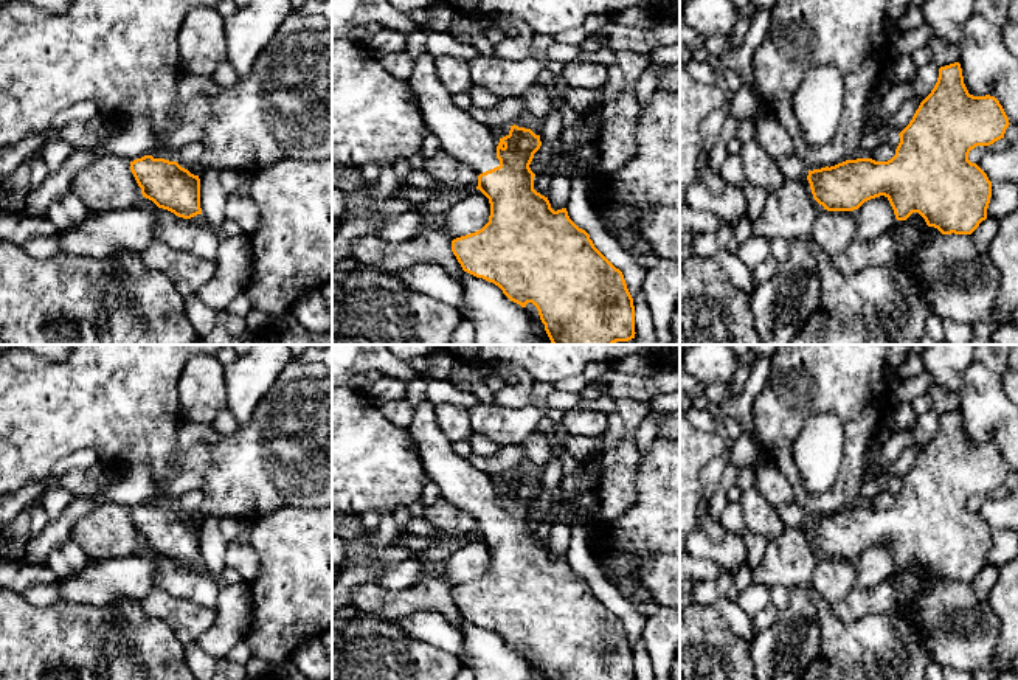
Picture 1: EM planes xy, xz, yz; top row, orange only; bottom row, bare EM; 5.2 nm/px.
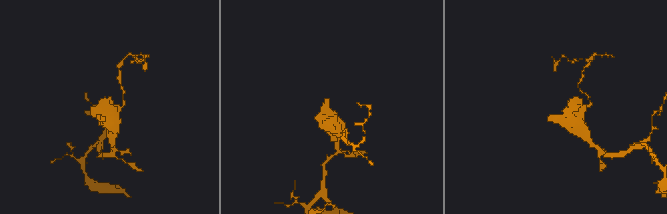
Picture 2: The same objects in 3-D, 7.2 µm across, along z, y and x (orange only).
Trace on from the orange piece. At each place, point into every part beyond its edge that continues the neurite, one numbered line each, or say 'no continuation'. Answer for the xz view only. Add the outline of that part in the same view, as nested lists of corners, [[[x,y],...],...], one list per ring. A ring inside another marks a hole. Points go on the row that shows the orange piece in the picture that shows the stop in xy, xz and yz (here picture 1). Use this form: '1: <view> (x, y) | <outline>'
1: xz (464, 138) | [[[428,51],[419,54],[408,79],[427,130],[441,140],[444,152],[472,166],[478,174],[500,166],[497,158],[500,137],[473,120],[466,109],[453,104],[452,93],[436,75],[435,59]]]

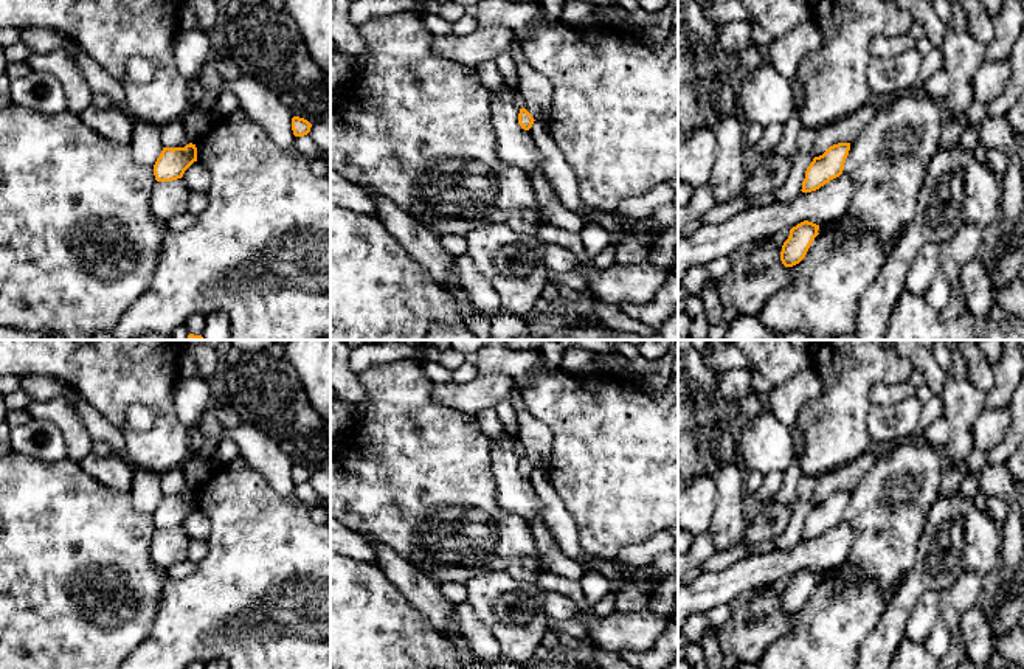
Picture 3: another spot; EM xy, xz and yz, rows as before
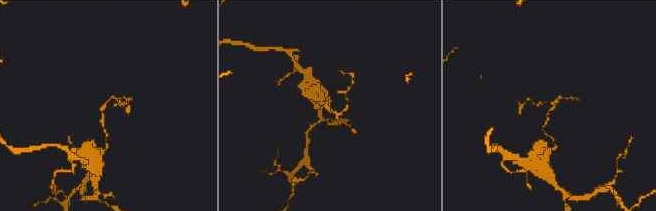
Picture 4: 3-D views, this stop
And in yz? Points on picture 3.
no continuation

